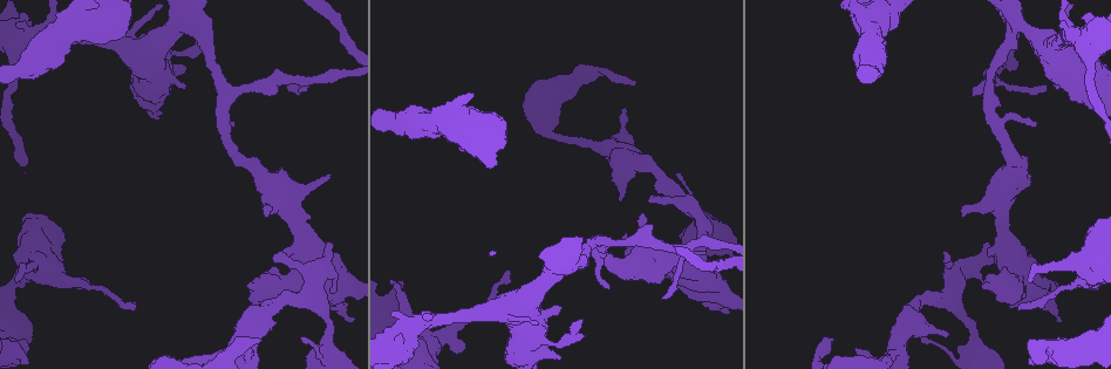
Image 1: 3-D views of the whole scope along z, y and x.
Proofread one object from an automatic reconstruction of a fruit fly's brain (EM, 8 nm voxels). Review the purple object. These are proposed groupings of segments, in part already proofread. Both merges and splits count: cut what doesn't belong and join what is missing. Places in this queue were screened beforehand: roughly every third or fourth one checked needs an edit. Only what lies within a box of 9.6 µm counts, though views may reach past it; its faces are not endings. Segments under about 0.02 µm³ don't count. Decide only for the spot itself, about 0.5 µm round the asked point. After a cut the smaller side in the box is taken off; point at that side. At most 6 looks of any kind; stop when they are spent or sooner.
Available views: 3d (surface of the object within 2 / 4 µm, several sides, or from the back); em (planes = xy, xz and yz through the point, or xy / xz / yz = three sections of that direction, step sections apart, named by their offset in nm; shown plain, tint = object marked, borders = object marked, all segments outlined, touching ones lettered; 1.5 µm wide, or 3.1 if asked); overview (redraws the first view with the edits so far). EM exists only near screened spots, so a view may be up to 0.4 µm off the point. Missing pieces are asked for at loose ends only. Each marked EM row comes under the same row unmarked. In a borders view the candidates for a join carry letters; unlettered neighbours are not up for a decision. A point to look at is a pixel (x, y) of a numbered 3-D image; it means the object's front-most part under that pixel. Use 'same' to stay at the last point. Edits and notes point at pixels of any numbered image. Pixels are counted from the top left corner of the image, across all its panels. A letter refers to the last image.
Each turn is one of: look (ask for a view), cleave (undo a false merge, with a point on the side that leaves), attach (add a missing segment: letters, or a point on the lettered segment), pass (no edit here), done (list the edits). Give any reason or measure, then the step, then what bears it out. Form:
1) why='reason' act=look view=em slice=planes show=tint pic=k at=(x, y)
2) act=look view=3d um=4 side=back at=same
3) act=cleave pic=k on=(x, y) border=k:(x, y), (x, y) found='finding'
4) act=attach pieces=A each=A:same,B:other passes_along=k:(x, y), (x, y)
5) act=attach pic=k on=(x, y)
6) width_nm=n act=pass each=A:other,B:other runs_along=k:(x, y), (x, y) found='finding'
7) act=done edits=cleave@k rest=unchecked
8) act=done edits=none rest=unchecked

why='sudden change in width' act=look view=3d um=4 pic=1 at=(15, 352)

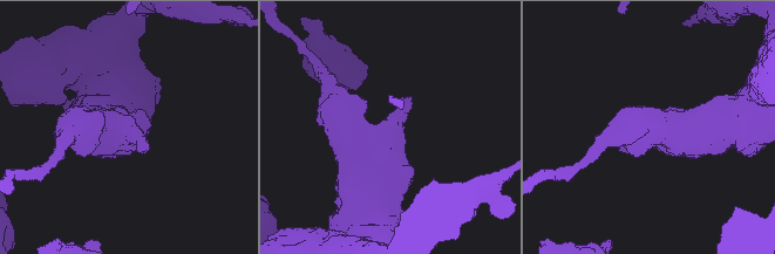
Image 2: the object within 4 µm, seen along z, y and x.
why='shape alone is not enough' act=look view=em slice=planes show=borders pic=2 at=(388, 131)

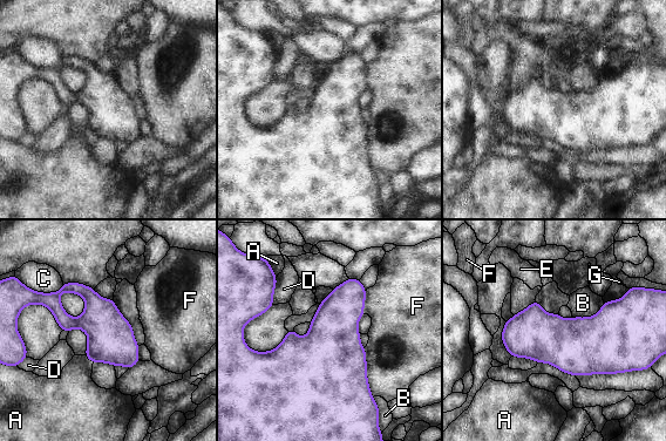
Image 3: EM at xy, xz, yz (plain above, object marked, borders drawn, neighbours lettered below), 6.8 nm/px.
width_nm=320 act=pass each=A:other,B:other,C:other,D:other,E:other,F:other,G:other border=3:(85, 354), (93, 363) found='one neuron here'

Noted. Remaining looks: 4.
why='abrupt turn' act=look view=em slice=planes show=borders pic=1 at=(179, 53)

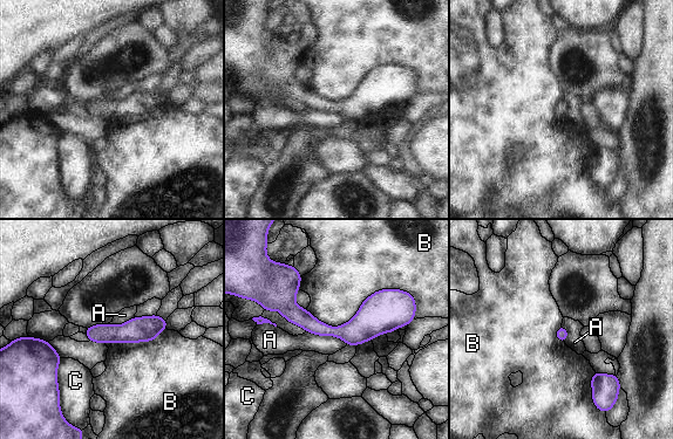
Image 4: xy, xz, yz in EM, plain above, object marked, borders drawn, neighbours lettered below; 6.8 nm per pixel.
width_nm=90 act=pass each=A:other,B:other,C:other border=4:(408, 292), (306, 309) found='one neuron here'

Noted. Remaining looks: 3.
act=look view=3d um=2 pic=1 at=(1064, 25)

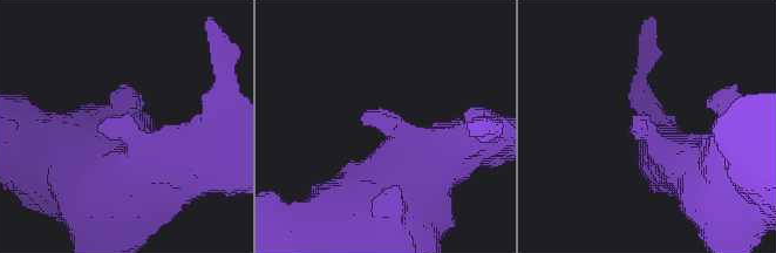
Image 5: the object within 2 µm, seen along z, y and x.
act=look view=em slice=planes show=tint pic=5 at=(646, 122)

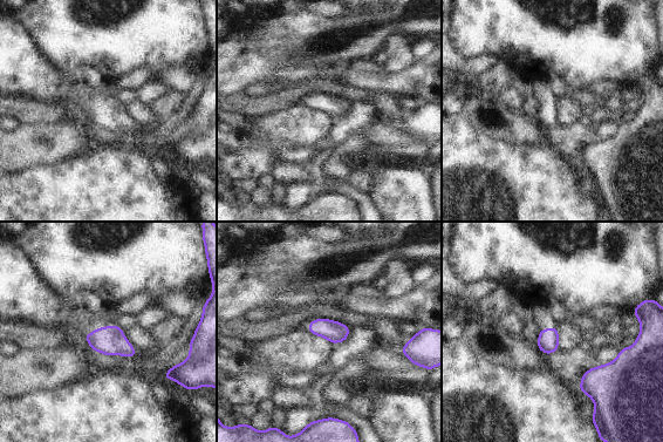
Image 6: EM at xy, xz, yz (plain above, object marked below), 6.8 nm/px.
why='see the neighbours' act=look view=em slice=planes show=borders at=same

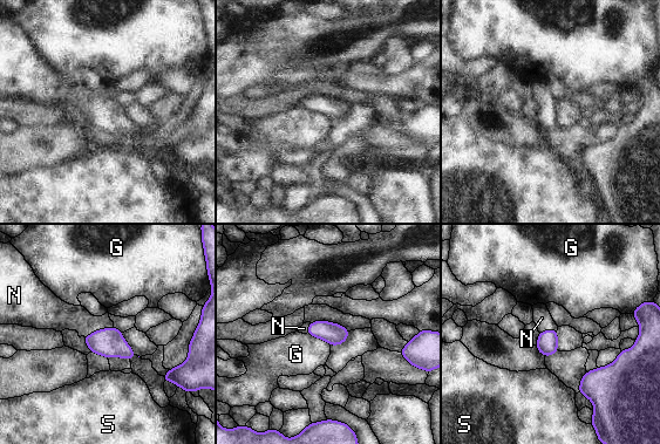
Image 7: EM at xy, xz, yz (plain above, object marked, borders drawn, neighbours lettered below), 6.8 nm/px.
act=attach pieces=N each=G:other,N:same,S:other passes_along=7:(109, 342), (97, 329), (63, 316) found='the neuron continues'

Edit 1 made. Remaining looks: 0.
act=done edits=attach@7 rest=unchecked

